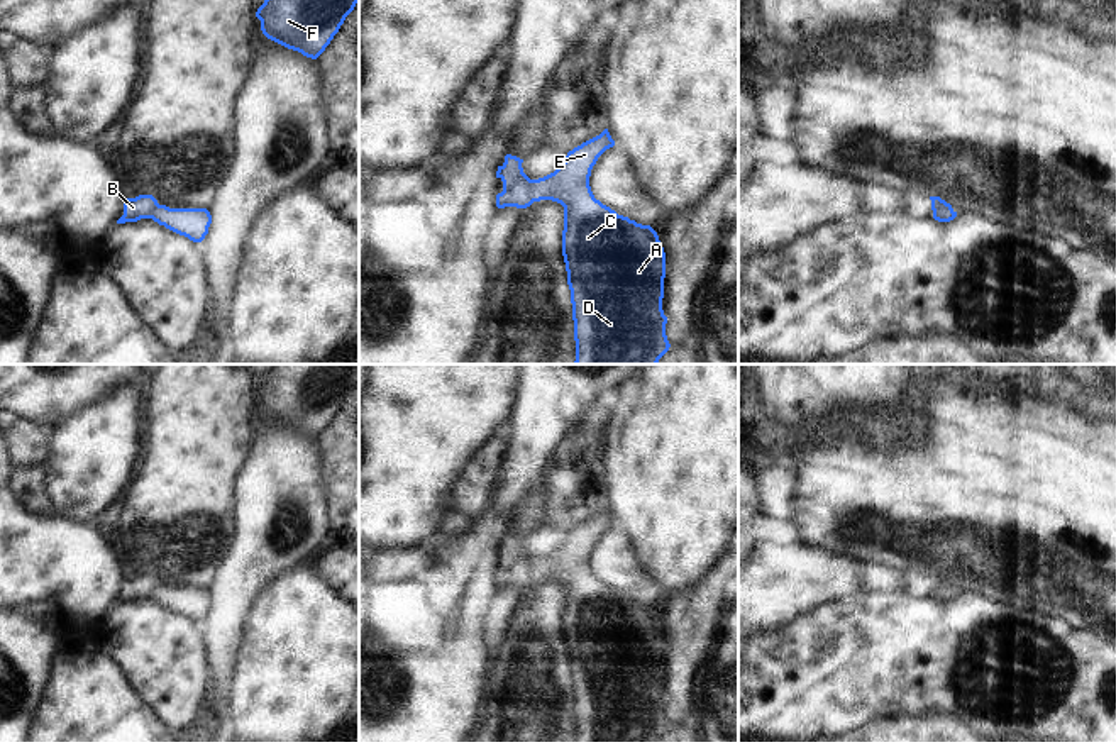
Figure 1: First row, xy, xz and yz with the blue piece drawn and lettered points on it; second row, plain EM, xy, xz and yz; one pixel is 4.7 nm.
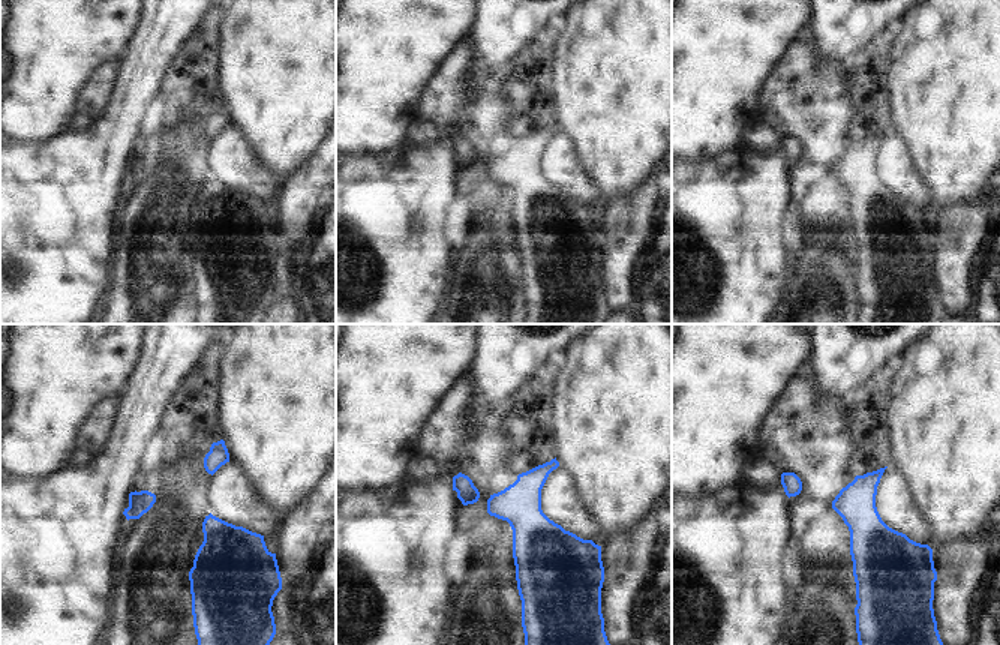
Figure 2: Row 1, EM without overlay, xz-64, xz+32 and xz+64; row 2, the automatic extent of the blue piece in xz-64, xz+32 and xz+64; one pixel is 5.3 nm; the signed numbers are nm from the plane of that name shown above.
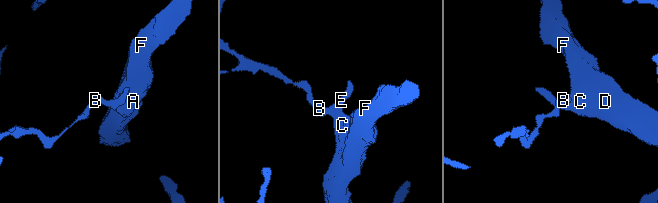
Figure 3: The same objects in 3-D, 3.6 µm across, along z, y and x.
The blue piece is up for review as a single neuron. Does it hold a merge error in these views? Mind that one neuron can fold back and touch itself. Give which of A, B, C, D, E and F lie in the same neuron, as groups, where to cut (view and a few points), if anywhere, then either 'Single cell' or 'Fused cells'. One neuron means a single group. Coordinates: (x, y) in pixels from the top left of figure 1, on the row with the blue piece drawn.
Groups: A B C D E F. No split. Single cell

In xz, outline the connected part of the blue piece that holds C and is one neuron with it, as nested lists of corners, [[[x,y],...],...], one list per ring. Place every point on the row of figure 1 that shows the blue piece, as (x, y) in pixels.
[[[608,129],[567,152],[564,163],[550,174],[530,180],[522,168],[523,159],[506,154],[498,166],[496,178],[503,181],[503,191],[496,195],[496,207],[527,208],[533,202],[552,200],[564,207],[562,256],[571,290],[576,361],[574,364],[657,364],[669,351],[666,335],[667,317],[662,310],[666,252],[657,232],[650,225],[637,224],[618,215],[594,198],[589,176],[598,158],[615,146]]]

